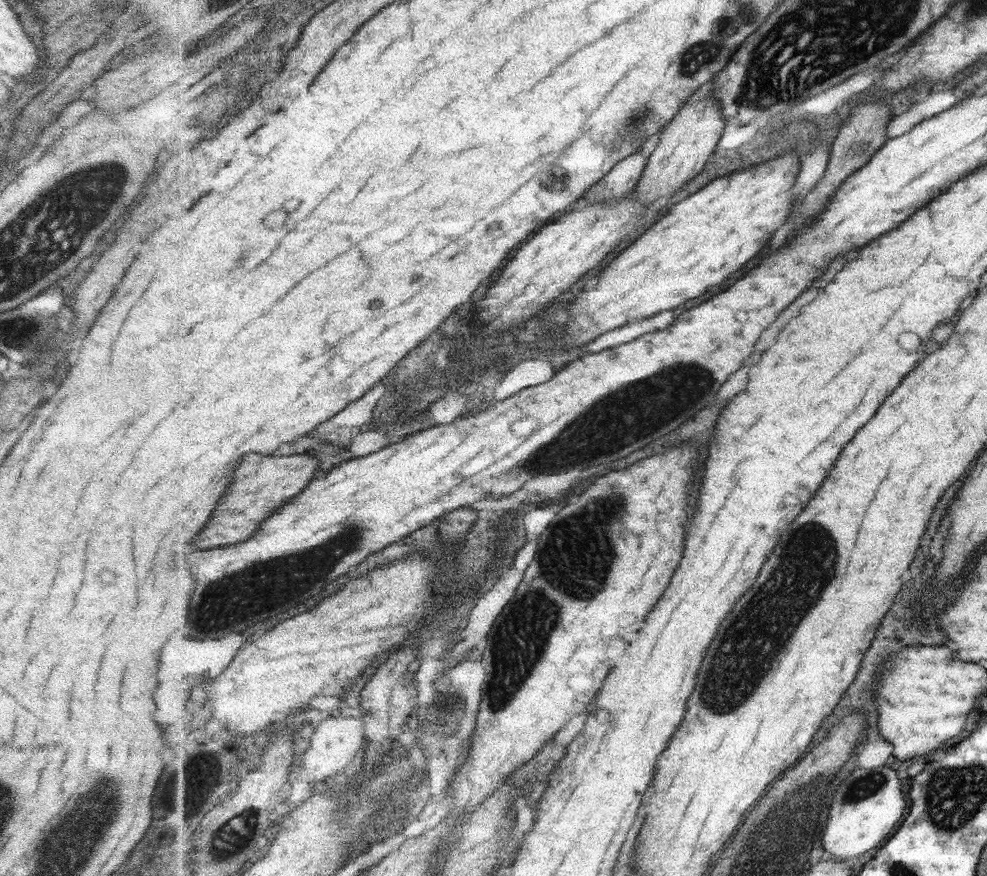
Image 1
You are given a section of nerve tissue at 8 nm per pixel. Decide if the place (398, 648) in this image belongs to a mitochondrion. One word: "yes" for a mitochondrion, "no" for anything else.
no

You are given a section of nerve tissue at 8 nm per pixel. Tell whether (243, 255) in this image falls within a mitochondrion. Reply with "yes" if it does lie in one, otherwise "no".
yes

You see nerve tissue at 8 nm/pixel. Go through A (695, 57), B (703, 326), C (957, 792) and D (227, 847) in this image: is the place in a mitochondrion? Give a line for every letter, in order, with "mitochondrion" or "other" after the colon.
A: mitochondrion
B: other
C: mitochondrion
D: mitochondrion

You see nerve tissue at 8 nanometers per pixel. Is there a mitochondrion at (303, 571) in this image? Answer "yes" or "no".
yes

